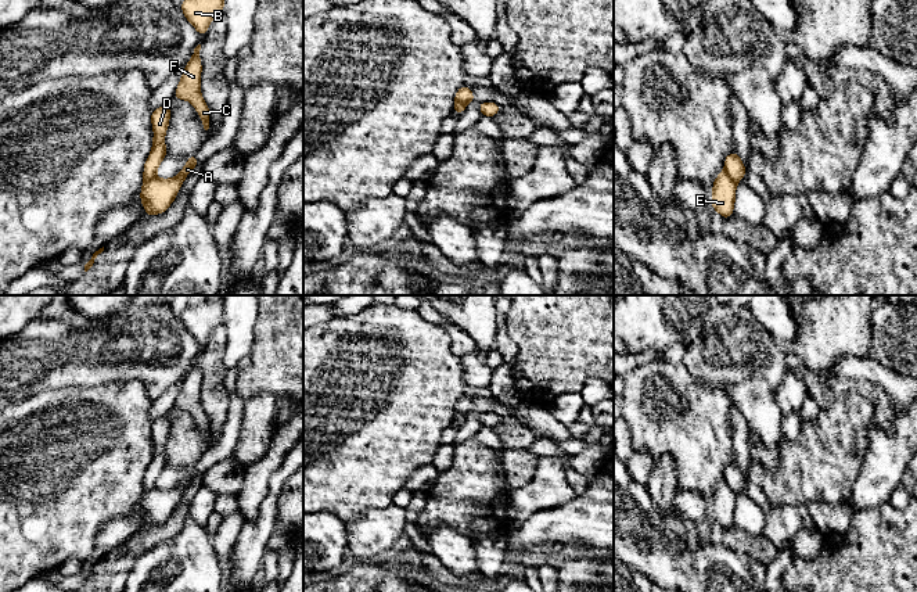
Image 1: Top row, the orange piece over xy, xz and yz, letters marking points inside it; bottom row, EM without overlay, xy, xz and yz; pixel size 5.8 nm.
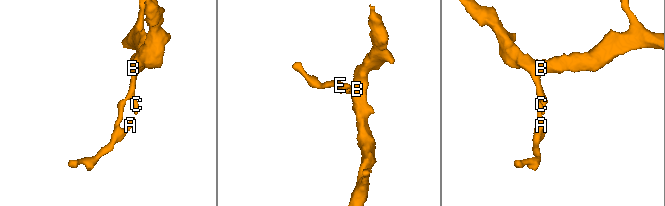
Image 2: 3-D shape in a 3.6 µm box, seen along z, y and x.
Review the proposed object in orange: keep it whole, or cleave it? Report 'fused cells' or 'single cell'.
single cell

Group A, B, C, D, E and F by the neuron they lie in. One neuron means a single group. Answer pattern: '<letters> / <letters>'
A B C D E F

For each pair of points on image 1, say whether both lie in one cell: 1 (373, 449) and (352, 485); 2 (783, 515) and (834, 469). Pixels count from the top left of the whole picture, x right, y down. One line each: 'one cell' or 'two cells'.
1: one cell
2: two cells

